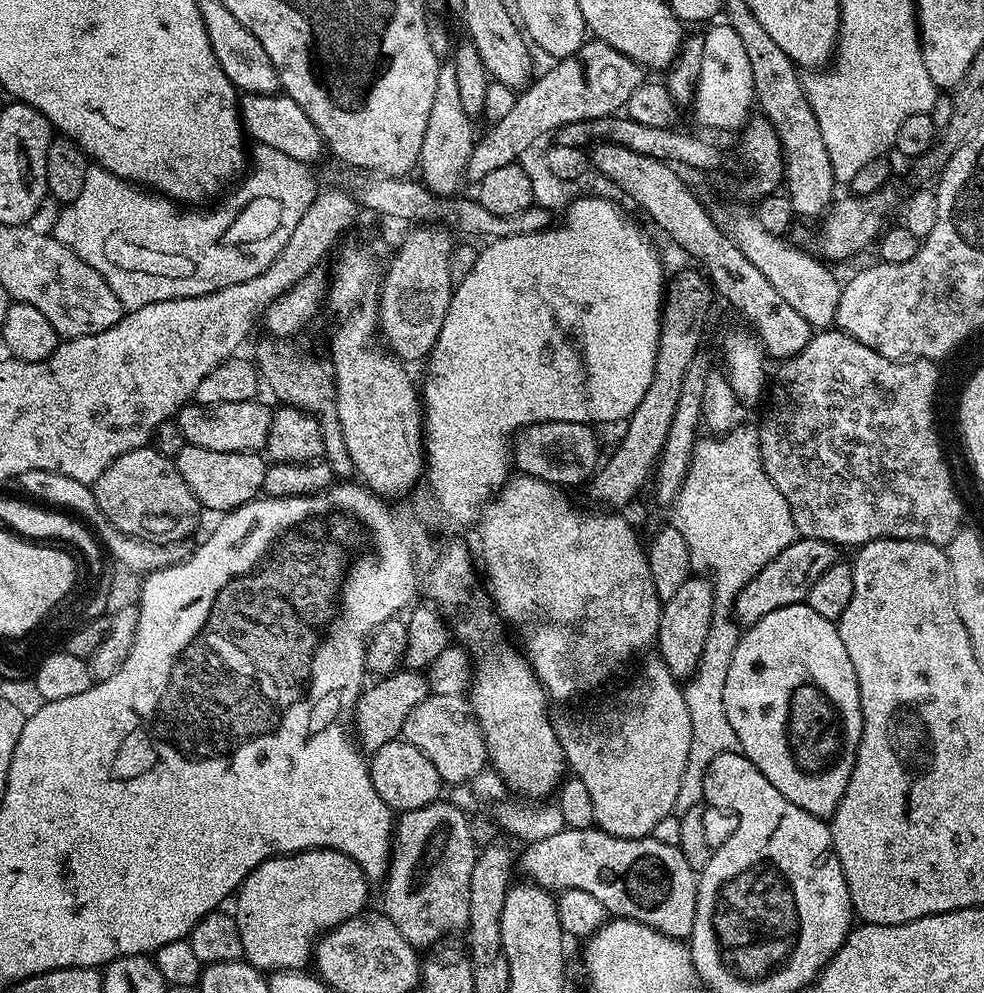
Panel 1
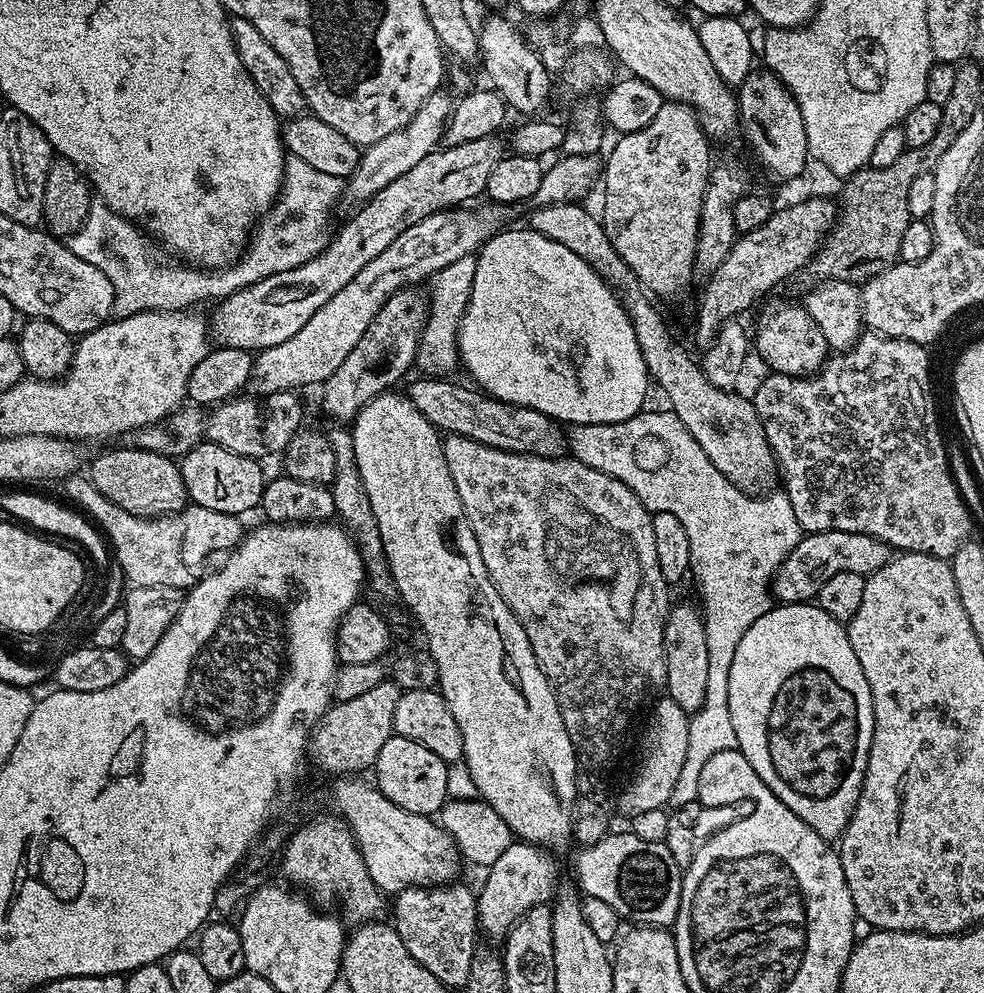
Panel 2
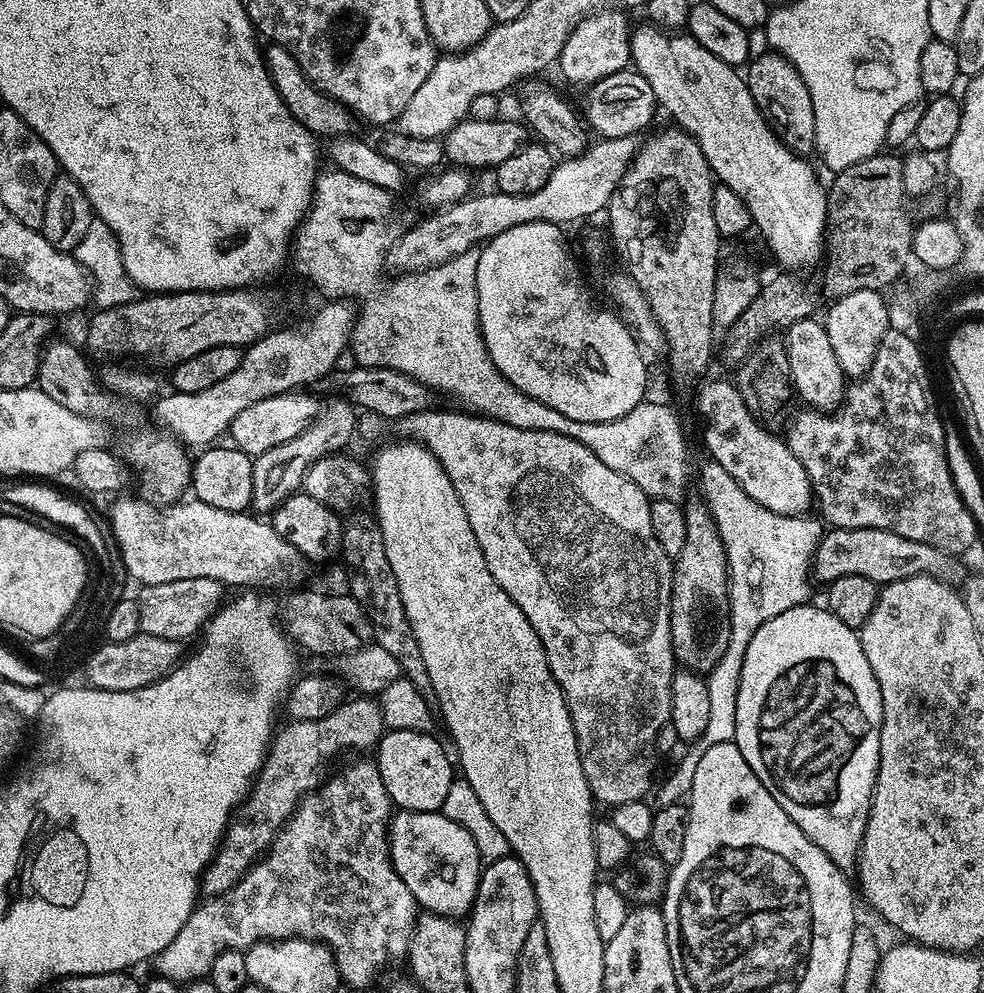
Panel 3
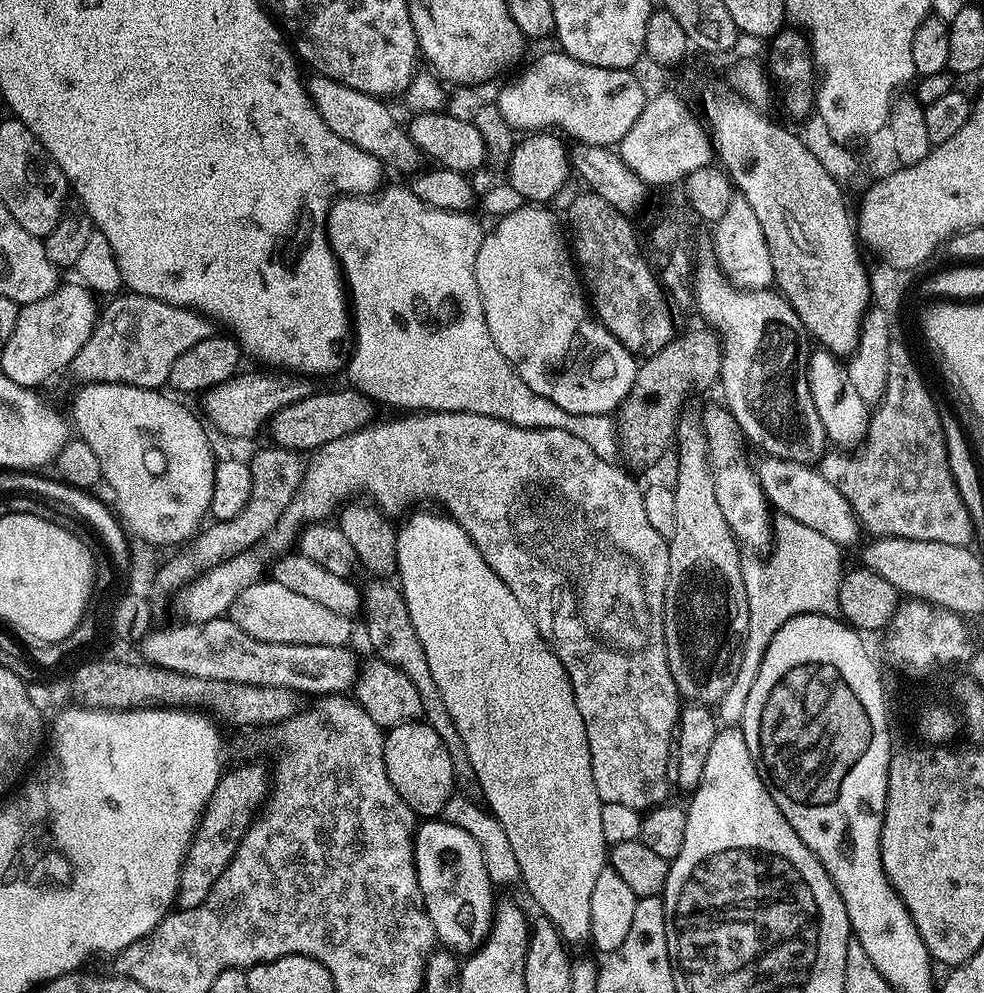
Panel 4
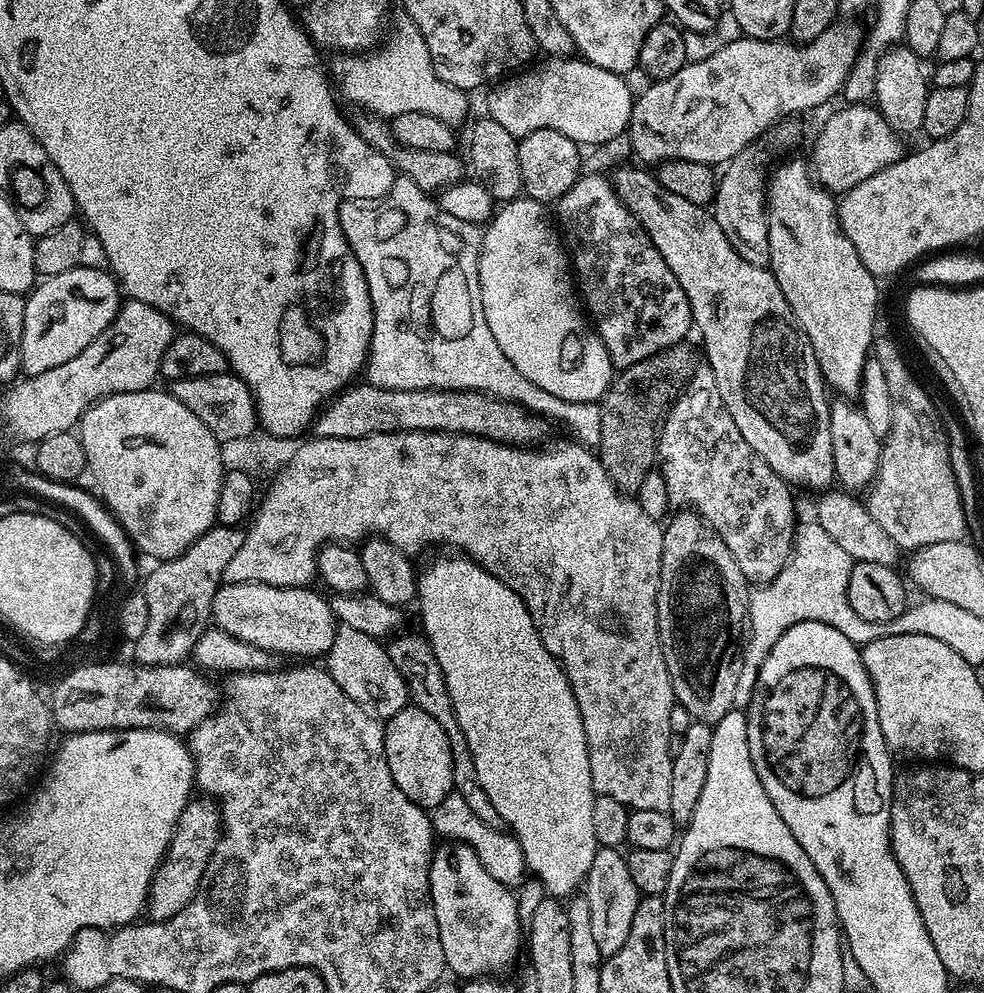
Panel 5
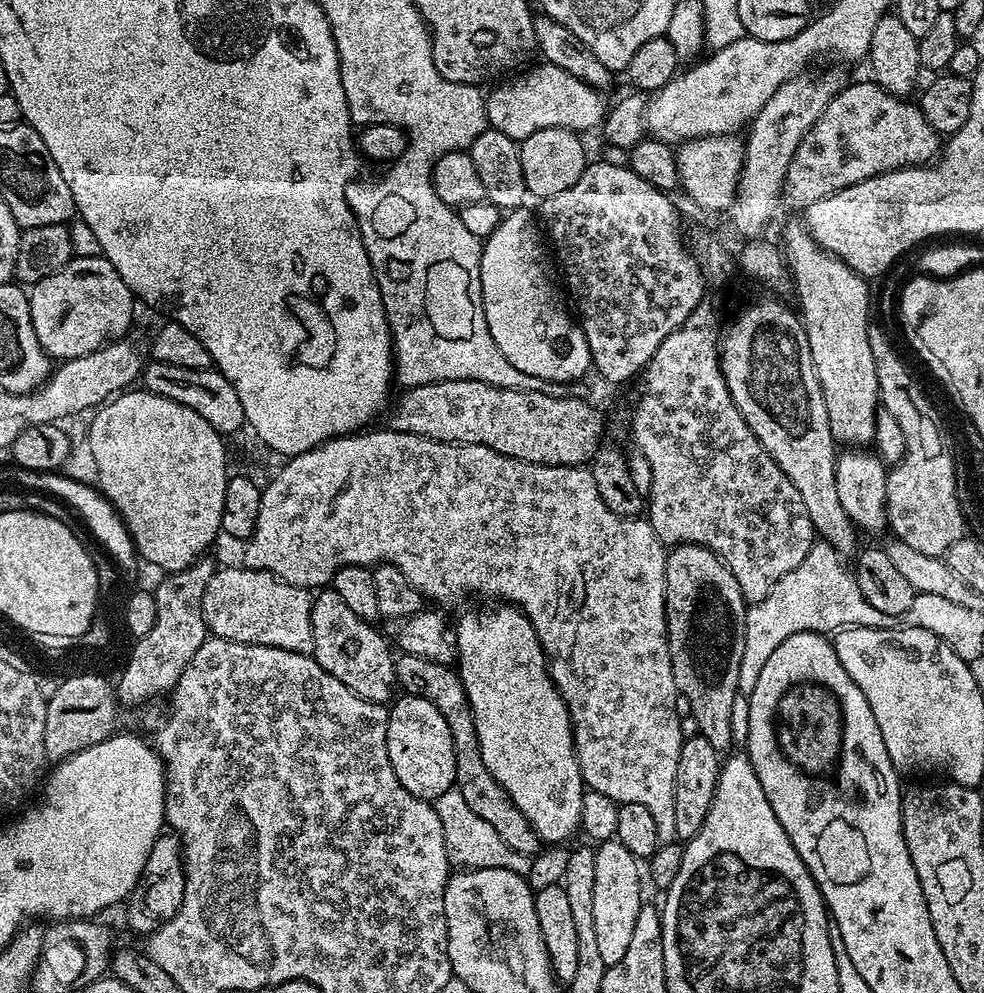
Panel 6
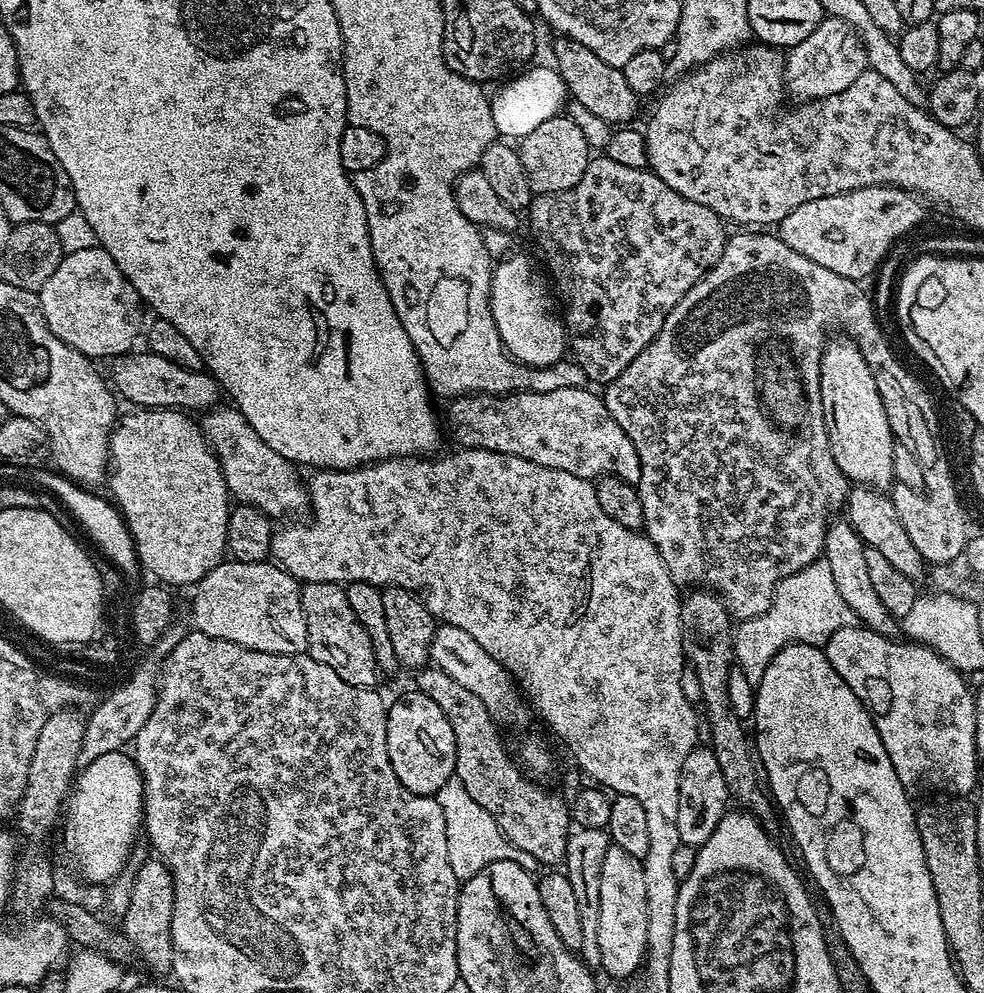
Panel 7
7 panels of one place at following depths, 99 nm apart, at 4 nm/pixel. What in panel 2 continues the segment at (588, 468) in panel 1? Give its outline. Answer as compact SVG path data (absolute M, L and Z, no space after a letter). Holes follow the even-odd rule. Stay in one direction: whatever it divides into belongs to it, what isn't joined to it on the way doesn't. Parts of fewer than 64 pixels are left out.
M420 378L406 389L408 401L441 433L465 436L474 442L507 452L529 452L535 456L556 458L569 451L565 429L552 417L538 410L507 404L483 394L475 387L463 388L452 378Z

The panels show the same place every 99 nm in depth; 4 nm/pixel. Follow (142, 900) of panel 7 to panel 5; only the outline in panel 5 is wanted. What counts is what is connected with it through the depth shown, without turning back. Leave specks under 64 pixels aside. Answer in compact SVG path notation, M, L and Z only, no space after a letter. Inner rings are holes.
M211 798L196 799L189 799L188 805L182 810L164 861L158 866L148 887L146 916L149 921L174 918L174 914L181 912L192 901L200 889L200 879L208 869L216 843L221 838L222 825L217 801Z

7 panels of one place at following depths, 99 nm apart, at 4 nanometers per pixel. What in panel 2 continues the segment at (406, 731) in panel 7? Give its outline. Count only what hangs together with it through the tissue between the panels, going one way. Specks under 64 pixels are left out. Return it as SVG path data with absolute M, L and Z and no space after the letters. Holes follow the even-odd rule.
M393 735L378 750L378 758L374 765L376 772L375 787L380 789L381 794L390 798L402 810L410 814L418 814L429 818L435 817L449 799L446 790L447 763L434 750L426 750L422 742L414 742L410 738L402 738Z

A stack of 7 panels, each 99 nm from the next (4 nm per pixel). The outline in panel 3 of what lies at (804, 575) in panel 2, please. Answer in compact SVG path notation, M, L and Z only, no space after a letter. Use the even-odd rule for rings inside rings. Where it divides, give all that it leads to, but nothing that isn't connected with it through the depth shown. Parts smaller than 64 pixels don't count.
M832 528L825 531L821 538L810 572L817 581L831 582L850 574L858 574L862 578L870 578L870 582L877 586L883 586L915 576L947 577L947 572L952 568L948 560L951 560L949 553L940 552L934 546L922 542L910 542L910 538L902 538L902 534L894 534L890 530Z

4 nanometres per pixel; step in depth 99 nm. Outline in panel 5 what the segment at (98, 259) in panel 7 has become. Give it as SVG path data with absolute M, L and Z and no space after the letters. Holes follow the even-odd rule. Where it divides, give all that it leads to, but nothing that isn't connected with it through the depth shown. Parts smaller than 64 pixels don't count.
M74 267L66 274L41 279L24 301L24 333L20 339L20 367L25 377L37 376L62 362L70 362L102 330L114 322L122 303L122 289L111 271Z

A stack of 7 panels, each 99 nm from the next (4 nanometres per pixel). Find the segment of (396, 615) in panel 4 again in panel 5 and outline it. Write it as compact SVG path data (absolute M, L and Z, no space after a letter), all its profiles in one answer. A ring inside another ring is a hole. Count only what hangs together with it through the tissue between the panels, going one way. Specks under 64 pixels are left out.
M397 634L387 641L386 647L390 654L390 662L394 662L398 674L402 674L408 687L411 703L417 708L426 710L426 714L430 714L430 718L434 718L434 722L438 722L438 726L442 726L442 730L446 730L446 738L450 742L450 754L452 755L452 783L455 791L460 793L482 822L493 826L499 825L501 818L498 810L494 810L490 798L486 798L486 790L482 790L482 786L472 771L472 755L468 749L466 734L462 734L462 726L458 726L458 718L454 714L452 699L448 693L442 670L438 666L438 658L434 658L432 647L429 646L423 635L404 635Z

